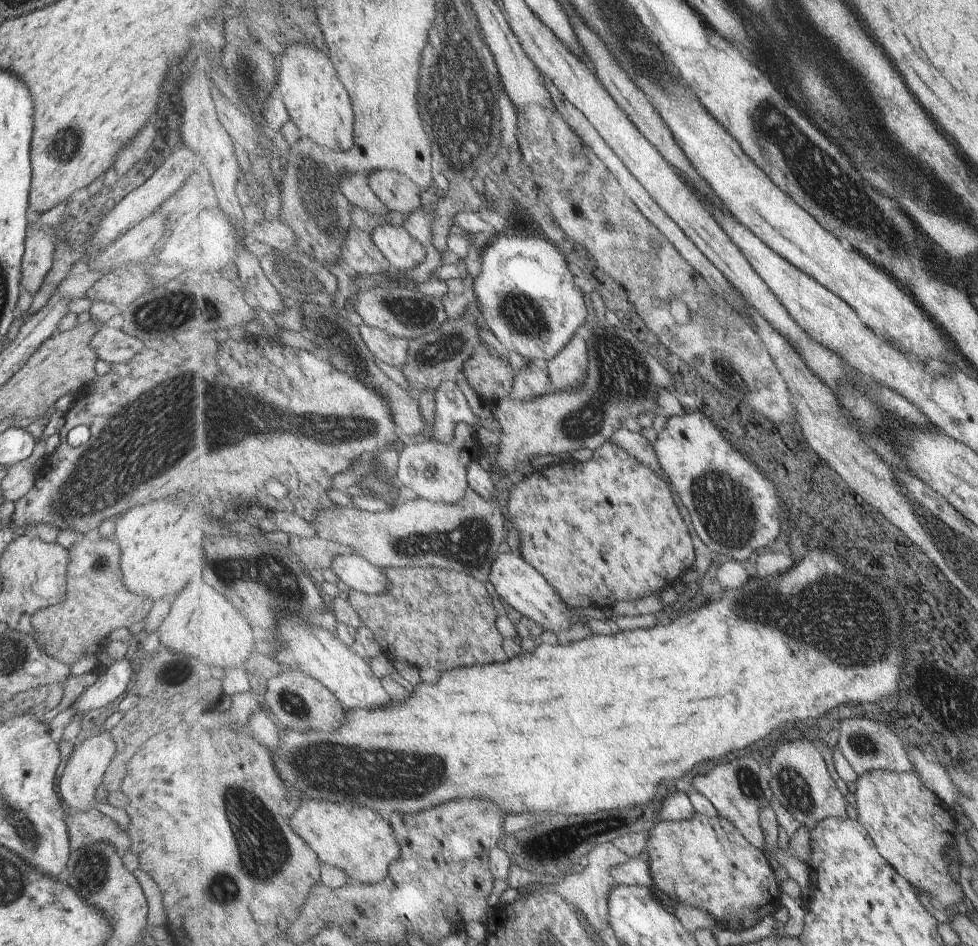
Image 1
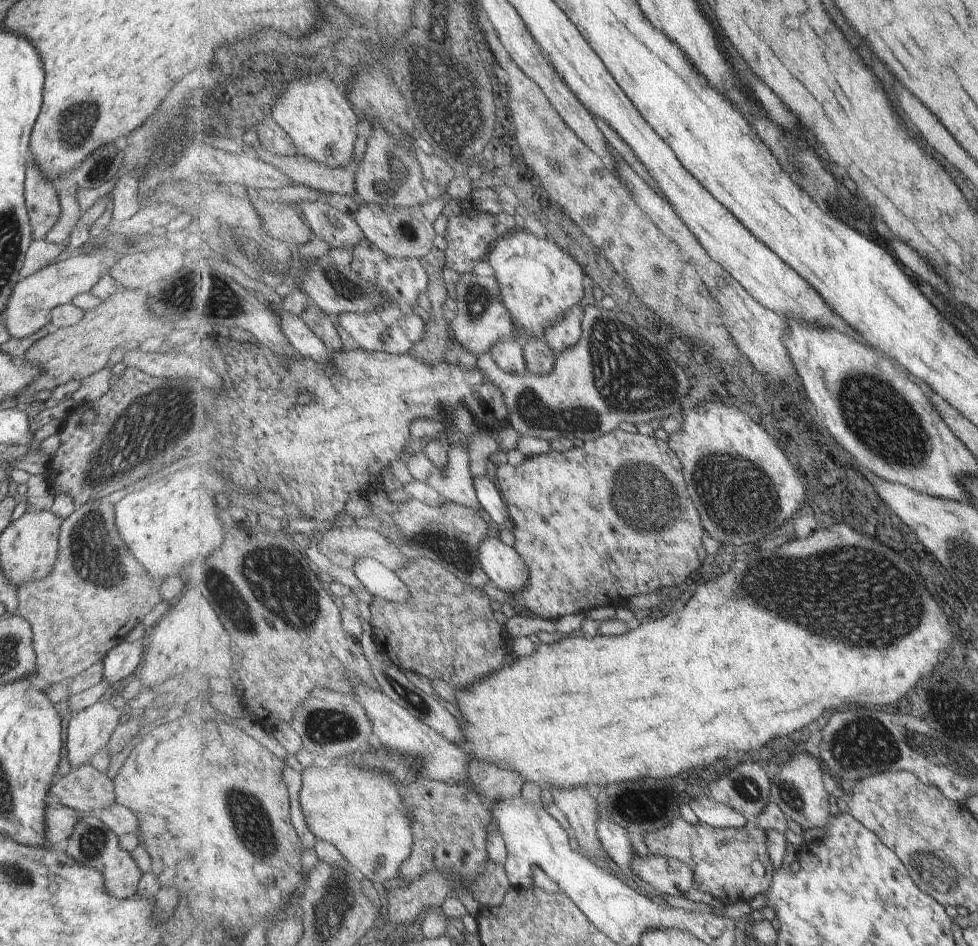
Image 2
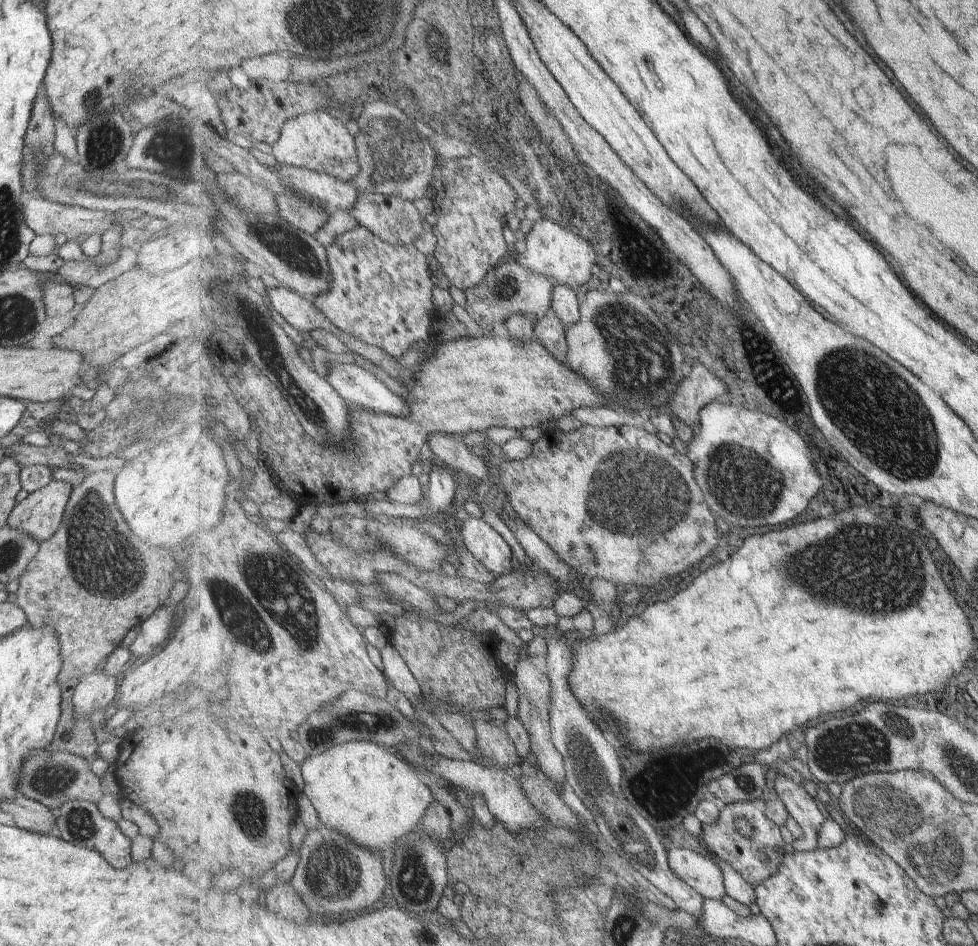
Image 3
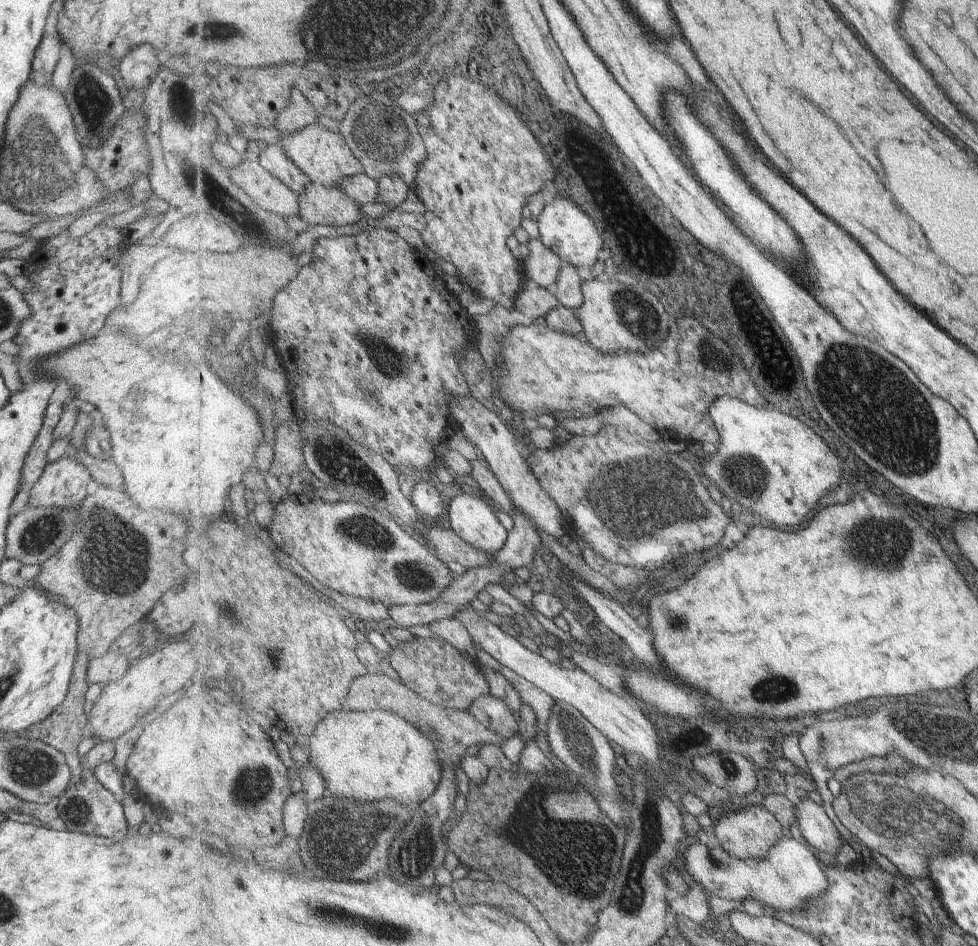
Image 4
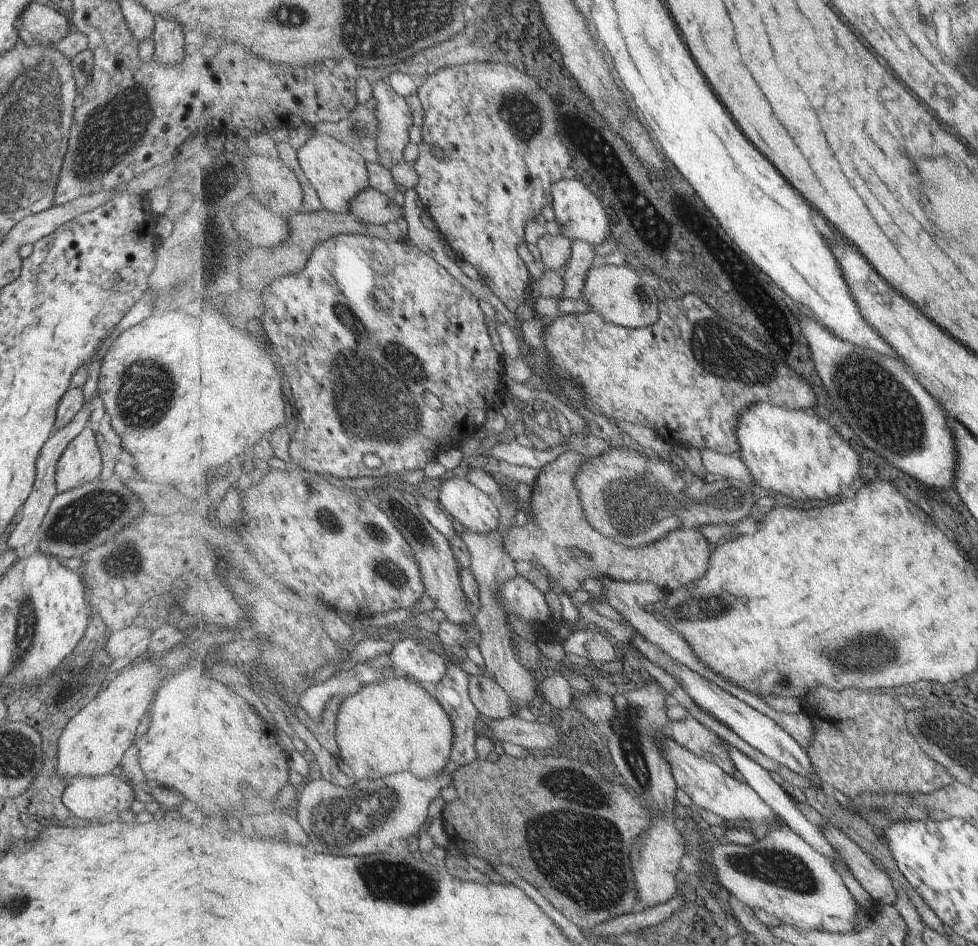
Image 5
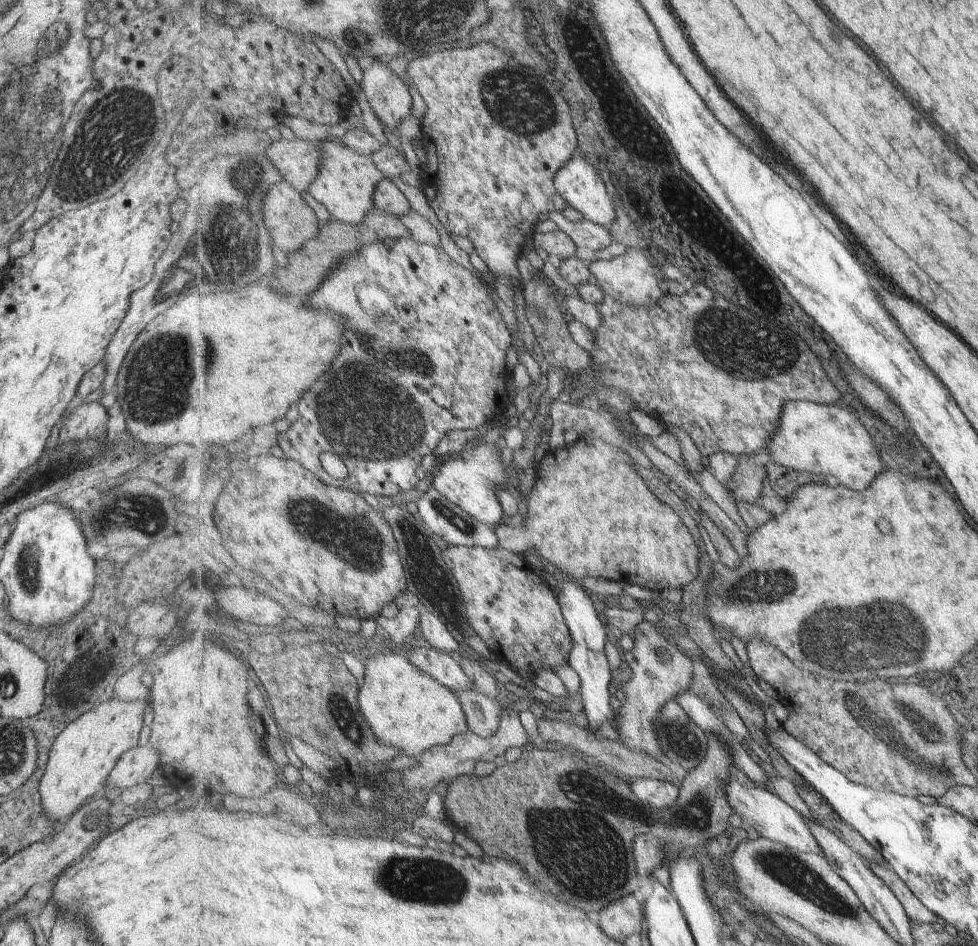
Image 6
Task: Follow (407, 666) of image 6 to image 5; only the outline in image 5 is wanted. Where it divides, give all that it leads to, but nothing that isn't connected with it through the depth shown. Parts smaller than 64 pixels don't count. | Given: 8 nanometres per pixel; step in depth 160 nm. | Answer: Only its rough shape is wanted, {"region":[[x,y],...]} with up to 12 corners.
{"region":[[396,671],[339,710],[338,767],[356,782],[450,765],[442,700]]}

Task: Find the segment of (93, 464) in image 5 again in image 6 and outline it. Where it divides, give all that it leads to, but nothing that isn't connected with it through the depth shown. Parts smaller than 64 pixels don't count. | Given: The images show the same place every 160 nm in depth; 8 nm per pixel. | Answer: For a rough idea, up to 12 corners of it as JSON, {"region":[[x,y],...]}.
{"region":[[76,401],[62,422],[59,446],[96,438],[108,410],[100,401]]}

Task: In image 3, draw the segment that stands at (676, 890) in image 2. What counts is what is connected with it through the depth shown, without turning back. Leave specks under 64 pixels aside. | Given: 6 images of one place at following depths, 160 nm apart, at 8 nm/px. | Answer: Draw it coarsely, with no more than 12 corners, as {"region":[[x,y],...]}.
{"region":[[673,846],[670,865],[706,899],[726,896],[724,872],[710,856]]}

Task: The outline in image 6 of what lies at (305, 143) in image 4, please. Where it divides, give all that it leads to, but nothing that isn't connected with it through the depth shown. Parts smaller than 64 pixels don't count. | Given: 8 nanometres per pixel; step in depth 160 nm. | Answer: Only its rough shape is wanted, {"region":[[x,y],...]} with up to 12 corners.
{"region":[[324,148],[310,194],[344,223],[376,211],[385,180],[373,155]]}

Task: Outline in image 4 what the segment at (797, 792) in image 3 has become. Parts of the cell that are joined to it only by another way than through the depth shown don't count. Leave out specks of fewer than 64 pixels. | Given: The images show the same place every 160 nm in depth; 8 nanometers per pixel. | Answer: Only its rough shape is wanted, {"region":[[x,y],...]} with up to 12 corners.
{"region":[[797,800],[807,846],[836,855],[842,838],[824,802]]}

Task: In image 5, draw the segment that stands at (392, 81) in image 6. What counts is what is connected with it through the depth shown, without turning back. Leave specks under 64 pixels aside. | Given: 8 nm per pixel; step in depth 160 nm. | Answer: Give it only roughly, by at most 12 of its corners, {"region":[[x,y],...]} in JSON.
{"region":[[390,80],[372,82],[381,163],[390,171],[410,144],[412,108]]}

